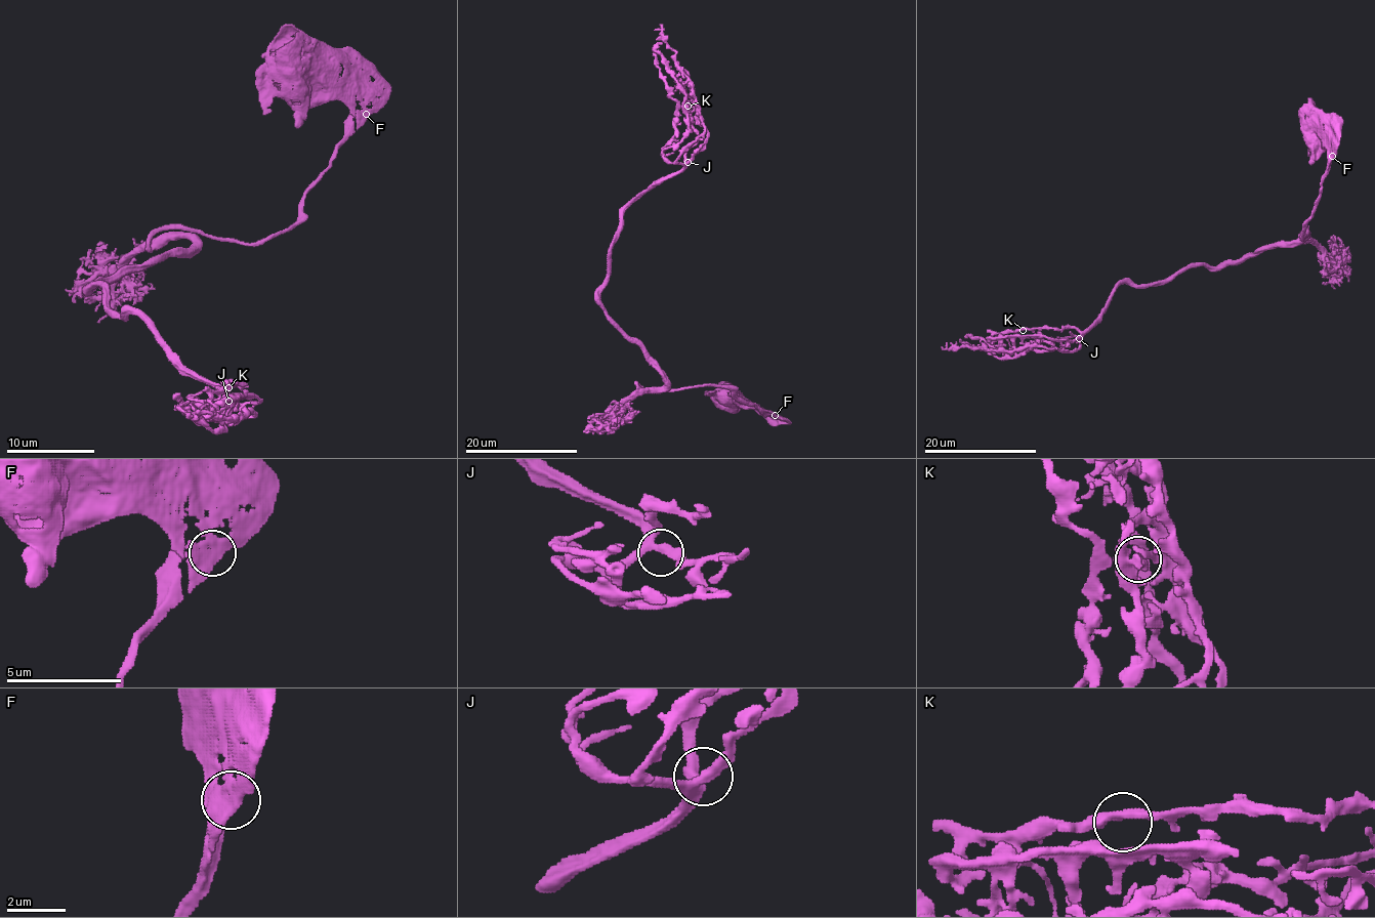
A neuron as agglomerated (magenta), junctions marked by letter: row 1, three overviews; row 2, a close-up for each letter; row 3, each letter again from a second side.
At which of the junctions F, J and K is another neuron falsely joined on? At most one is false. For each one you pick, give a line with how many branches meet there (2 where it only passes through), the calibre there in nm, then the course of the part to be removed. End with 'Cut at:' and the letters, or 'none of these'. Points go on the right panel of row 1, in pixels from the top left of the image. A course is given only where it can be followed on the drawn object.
Cut at: none of these

